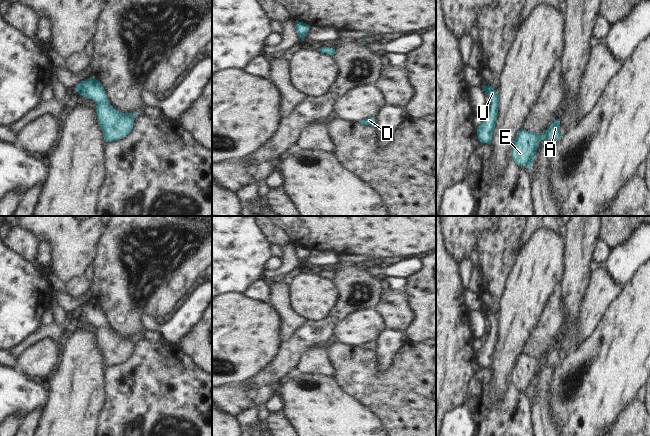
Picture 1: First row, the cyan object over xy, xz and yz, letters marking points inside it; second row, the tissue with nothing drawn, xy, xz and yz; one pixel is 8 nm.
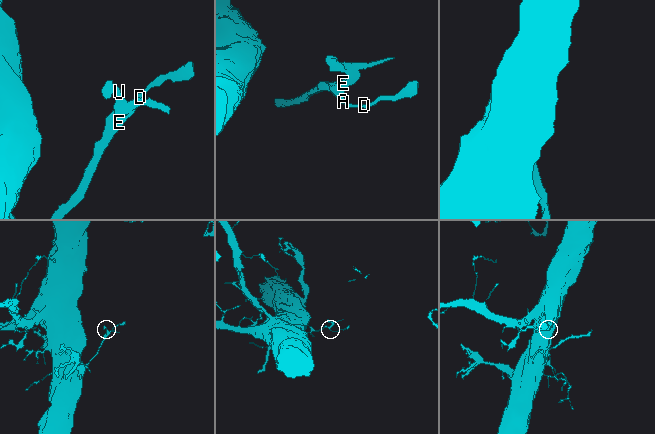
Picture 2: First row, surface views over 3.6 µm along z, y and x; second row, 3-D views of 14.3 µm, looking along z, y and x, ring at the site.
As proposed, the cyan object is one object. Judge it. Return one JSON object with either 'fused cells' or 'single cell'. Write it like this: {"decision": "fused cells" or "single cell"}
{"decision": "single cell"}

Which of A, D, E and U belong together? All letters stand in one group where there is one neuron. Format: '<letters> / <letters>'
A D E U

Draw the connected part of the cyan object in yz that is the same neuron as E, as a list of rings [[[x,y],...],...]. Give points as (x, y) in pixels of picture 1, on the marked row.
[[[555,119],[548,129],[543,133],[533,133],[521,128],[517,131],[516,139],[511,146],[511,157],[514,161],[527,169],[530,169],[537,148],[542,140],[558,141],[561,139],[560,121]]]

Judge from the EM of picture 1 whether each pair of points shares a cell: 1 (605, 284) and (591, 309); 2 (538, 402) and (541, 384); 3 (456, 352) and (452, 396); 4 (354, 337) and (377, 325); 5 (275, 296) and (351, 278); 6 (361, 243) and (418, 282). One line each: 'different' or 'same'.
1: same
2: same
3: same
4: same
5: different
6: different

